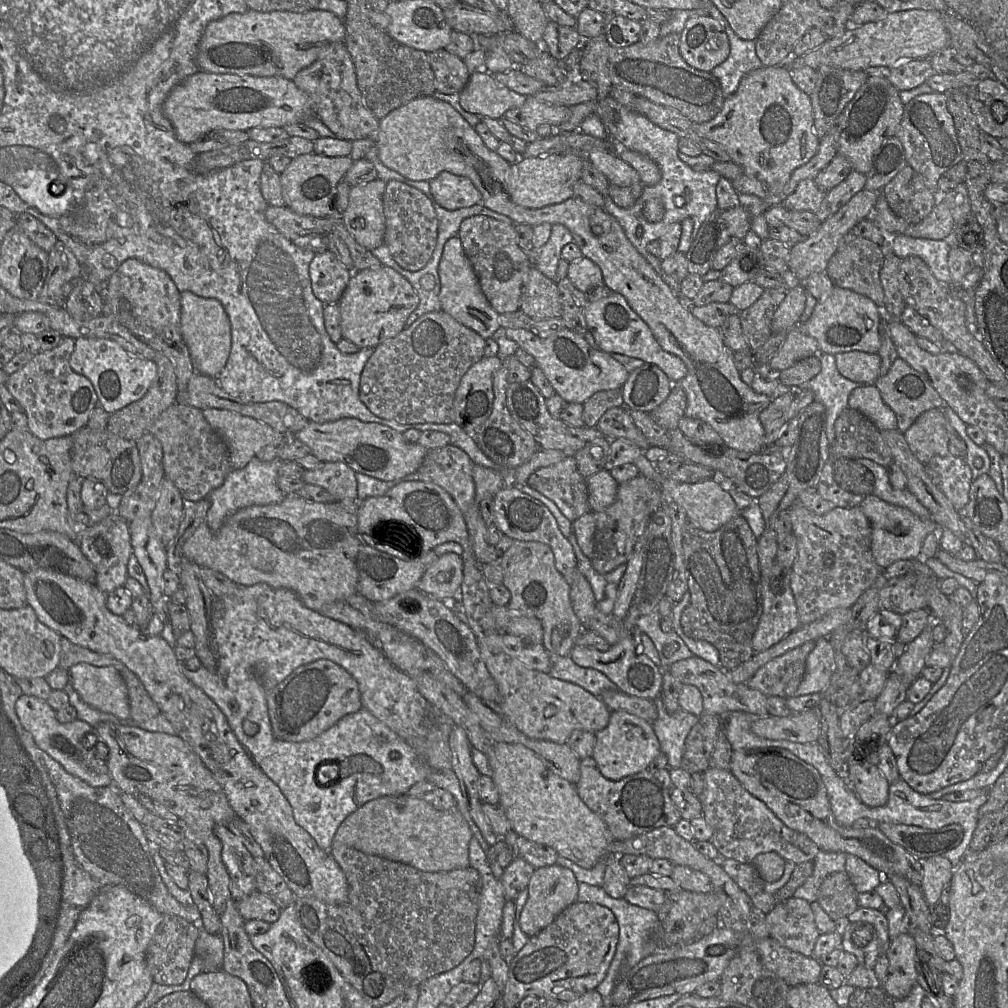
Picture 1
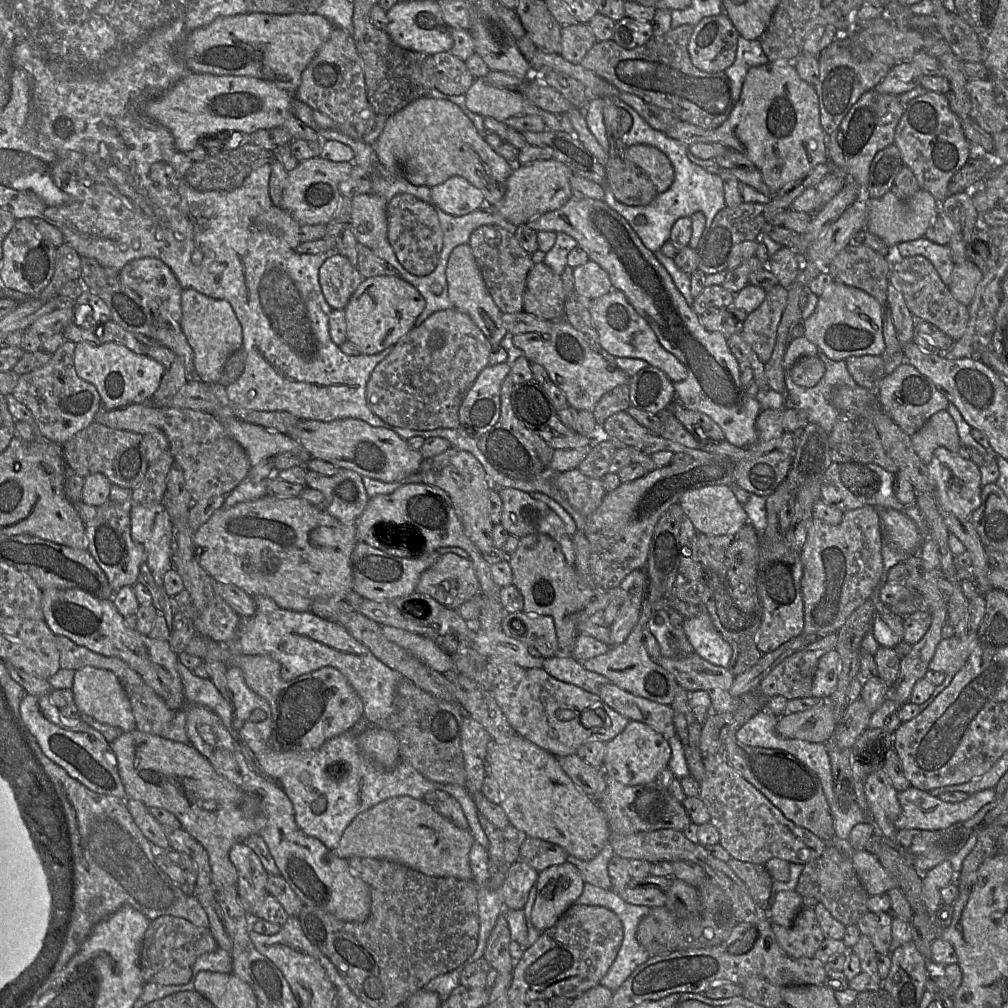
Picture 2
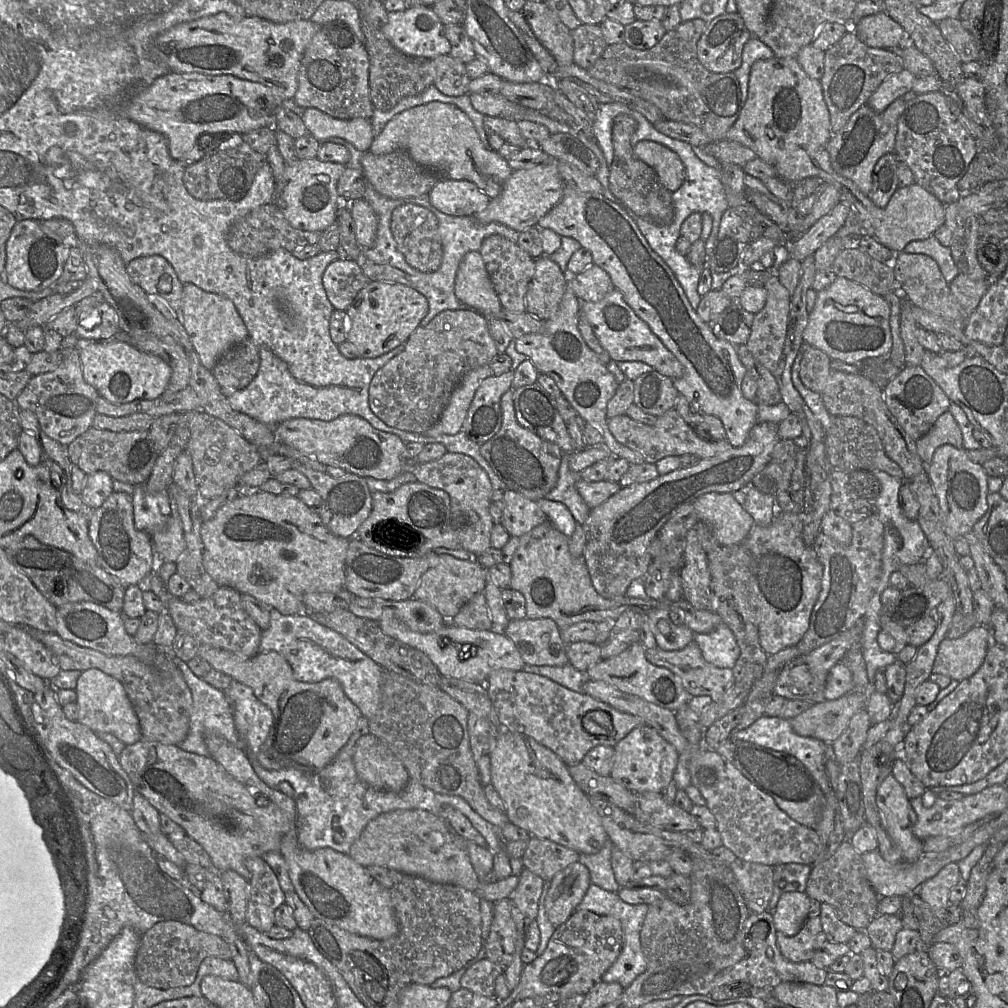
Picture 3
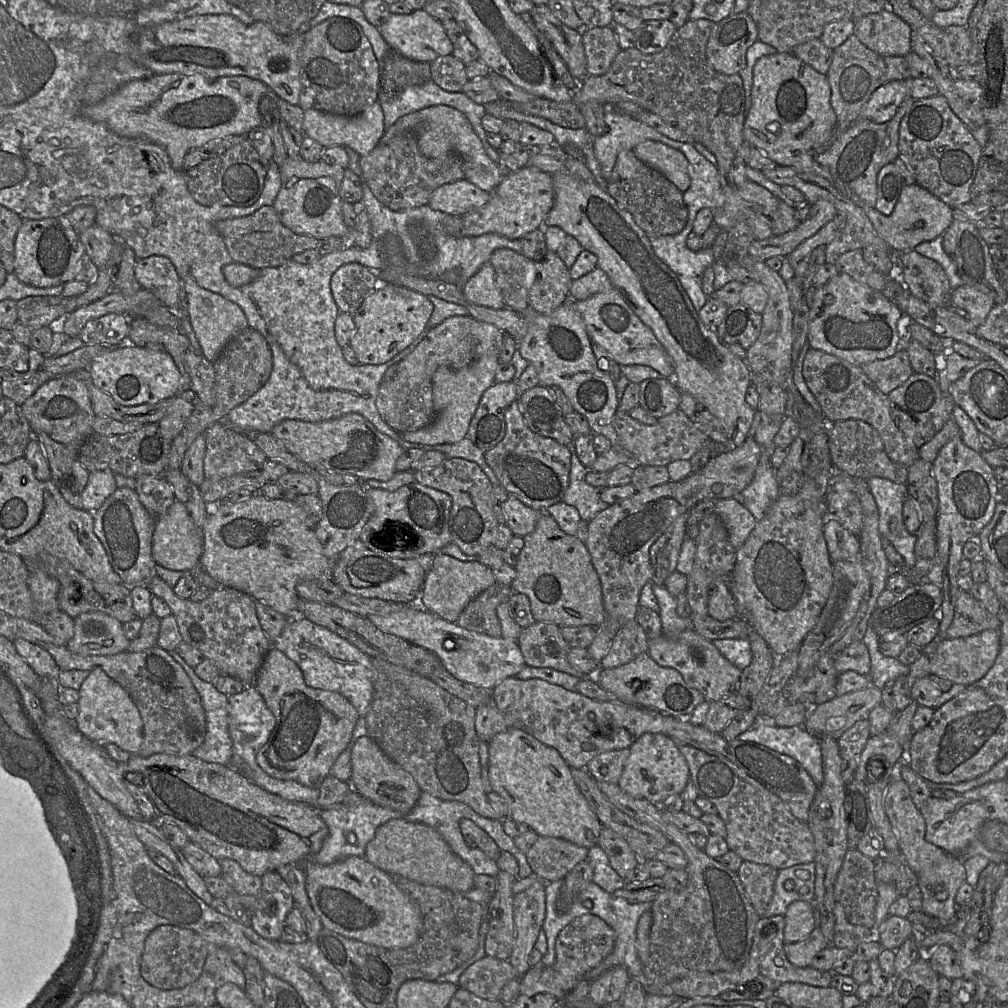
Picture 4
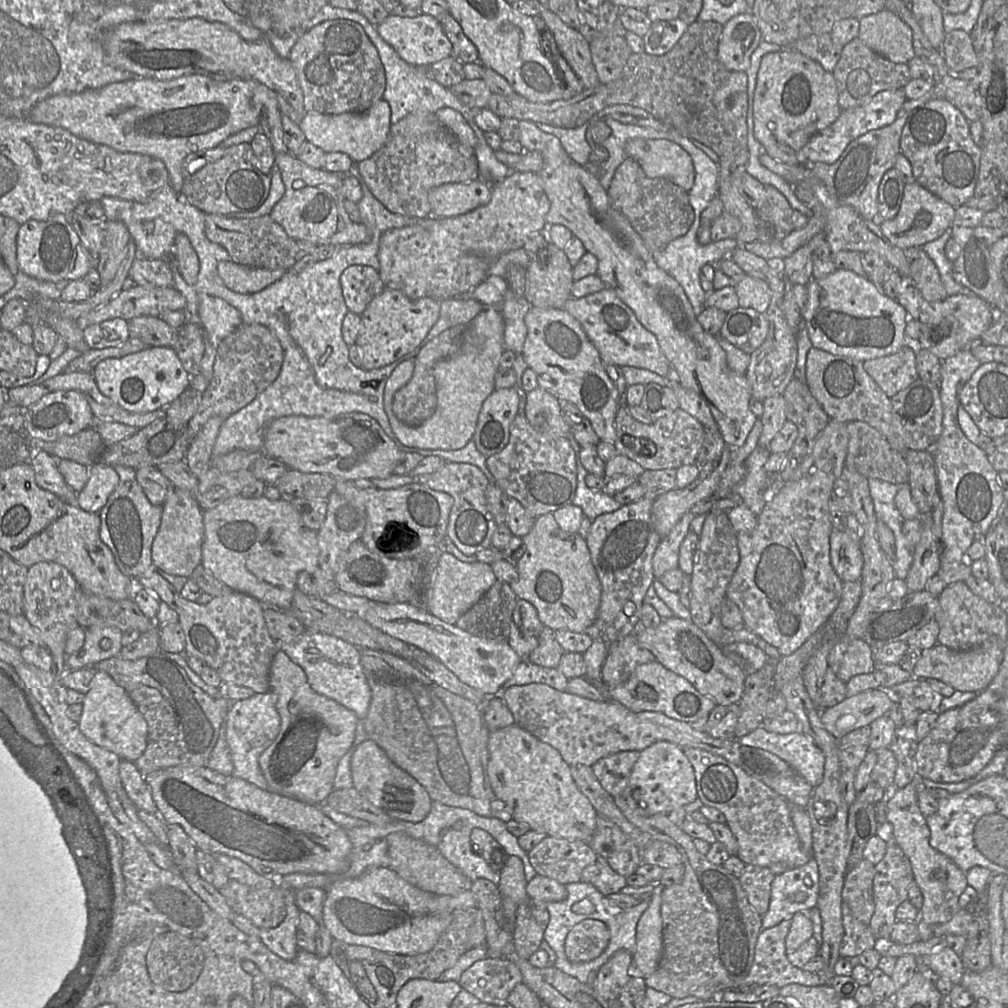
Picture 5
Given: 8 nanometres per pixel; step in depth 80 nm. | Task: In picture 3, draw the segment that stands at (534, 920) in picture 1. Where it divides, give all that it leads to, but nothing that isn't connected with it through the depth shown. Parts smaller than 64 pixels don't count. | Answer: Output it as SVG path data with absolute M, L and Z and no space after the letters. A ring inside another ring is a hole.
M575 862L546 882L544 907L547 918L555 926L563 924L576 910L591 884L589 870Z

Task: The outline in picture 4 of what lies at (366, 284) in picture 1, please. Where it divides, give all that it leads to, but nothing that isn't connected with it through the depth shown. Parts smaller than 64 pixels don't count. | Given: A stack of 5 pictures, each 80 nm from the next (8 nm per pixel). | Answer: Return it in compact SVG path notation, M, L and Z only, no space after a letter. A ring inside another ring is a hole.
M380 283L352 314L355 330L349 345L360 364L384 364L427 331L432 312L428 296L397 284Z

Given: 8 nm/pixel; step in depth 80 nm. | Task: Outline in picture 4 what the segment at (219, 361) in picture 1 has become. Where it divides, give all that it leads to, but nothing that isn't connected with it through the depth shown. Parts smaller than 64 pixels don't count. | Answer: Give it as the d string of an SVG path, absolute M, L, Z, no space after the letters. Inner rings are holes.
M186 276L182 281L184 283L187 316L201 347L202 354L208 361L213 362L221 354L227 342L248 327L247 318L236 303L218 293L201 288L192 276Z

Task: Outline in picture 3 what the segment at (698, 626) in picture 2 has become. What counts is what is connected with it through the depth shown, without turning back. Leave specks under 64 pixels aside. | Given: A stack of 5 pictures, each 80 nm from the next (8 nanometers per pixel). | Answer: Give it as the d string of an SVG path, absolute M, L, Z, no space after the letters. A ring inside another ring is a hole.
M724 623L709 633L694 633L693 637L707 662L719 668L734 667L740 648L734 634Z

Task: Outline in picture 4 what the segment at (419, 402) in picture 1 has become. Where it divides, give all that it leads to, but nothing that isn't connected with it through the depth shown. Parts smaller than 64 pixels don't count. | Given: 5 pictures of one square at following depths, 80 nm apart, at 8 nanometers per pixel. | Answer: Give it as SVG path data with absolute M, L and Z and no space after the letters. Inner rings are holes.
M470 315L452 316L428 329L422 334L422 339L415 349L386 371L379 385L376 398L376 407L380 416L392 429L397 429L400 432L414 432L426 427L435 417L432 377L436 369L439 366L447 366L456 370L462 369L480 356L499 355L503 337L504 332L501 329L491 323L477 320Z

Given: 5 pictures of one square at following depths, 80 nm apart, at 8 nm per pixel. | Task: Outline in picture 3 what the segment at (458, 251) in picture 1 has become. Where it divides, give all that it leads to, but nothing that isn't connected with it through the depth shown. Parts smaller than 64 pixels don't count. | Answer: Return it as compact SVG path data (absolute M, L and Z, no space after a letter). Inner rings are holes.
M470 251L462 258L454 293L462 305L483 315L498 353L505 353L513 337L498 319L502 306L478 251Z

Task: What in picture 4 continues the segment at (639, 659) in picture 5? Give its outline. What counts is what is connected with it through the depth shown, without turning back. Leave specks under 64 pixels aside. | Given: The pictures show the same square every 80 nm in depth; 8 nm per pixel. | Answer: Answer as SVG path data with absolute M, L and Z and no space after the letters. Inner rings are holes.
M636 620L625 623L612 639L607 655L601 660L600 668L609 669L624 665L647 652L648 638Z

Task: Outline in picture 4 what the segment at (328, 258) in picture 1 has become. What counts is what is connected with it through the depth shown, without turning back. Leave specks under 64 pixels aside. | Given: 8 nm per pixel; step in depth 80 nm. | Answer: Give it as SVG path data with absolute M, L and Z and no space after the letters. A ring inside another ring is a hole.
M358 263L340 266L330 281L331 292L340 312L351 314L378 285L378 273Z

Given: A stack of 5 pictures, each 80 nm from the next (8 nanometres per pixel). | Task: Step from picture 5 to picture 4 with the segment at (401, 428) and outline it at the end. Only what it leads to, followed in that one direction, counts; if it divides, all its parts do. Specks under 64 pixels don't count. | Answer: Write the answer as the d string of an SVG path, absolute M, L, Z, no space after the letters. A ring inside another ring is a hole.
M483 355L480 356L478 359L474 360L473 362L471 362L468 366L462 368L462 369L452 369L450 367L447 366L439 366L436 371L434 372L434 375L432 377L432 387L433 387L433 402L434 402L434 412L435 412L435 417L432 420L432 422L427 425L424 428L421 428L417 431L414 432L400 432L397 429L394 429L396 432L398 432L402 438L408 442L412 442L412 443L419 443L419 444L425 444L425 445L437 445L437 444L446 444L446 443L455 443L458 442L464 438L466 438L467 435L467 431L469 428L469 424L471 422L471 419L479 405L480 399L484 393L484 391L486 389L488 389L491 385L493 385L495 383L495 373L496 373L496 369L498 367L499 364L499 357L498 355Z

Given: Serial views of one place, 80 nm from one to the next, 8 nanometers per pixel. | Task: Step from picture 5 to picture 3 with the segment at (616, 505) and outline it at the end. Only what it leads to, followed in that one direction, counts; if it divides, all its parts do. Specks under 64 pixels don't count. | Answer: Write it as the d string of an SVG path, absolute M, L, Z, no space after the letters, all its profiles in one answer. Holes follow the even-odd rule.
M563 455L558 471L558 480L555 487L545 498L563 503L571 512L575 521L583 525L591 508L585 503L576 488L577 481L581 478L580 473L573 472L569 467L569 456Z

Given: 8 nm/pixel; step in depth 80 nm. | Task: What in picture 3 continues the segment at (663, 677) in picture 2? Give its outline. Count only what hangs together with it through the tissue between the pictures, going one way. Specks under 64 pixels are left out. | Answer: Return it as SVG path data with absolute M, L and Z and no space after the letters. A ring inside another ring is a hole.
M640 642L634 643L616 656L601 659L586 672L593 681L604 681L620 691L636 695L673 712L687 705L693 696L685 690L681 679L669 669L650 663L646 658L645 650Z

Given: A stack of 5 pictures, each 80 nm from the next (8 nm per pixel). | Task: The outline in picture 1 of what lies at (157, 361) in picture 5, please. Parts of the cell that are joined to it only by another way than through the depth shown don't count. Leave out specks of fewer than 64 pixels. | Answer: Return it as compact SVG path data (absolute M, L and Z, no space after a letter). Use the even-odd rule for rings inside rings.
M82 337L75 339L74 345L71 368L90 380L98 405L109 414L144 397L157 376L158 365L155 361L130 354L114 340Z

